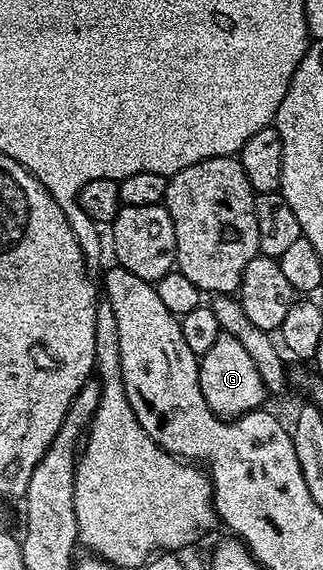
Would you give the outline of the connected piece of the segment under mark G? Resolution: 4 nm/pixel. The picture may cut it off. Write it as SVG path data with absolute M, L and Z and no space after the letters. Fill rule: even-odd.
M221 333L218 341L214 341L214 346L199 356L198 362L202 397L206 397L206 405L210 405L213 413L221 419L238 419L241 415L261 410L265 406L266 392L262 377L258 377L258 369L238 337Z

